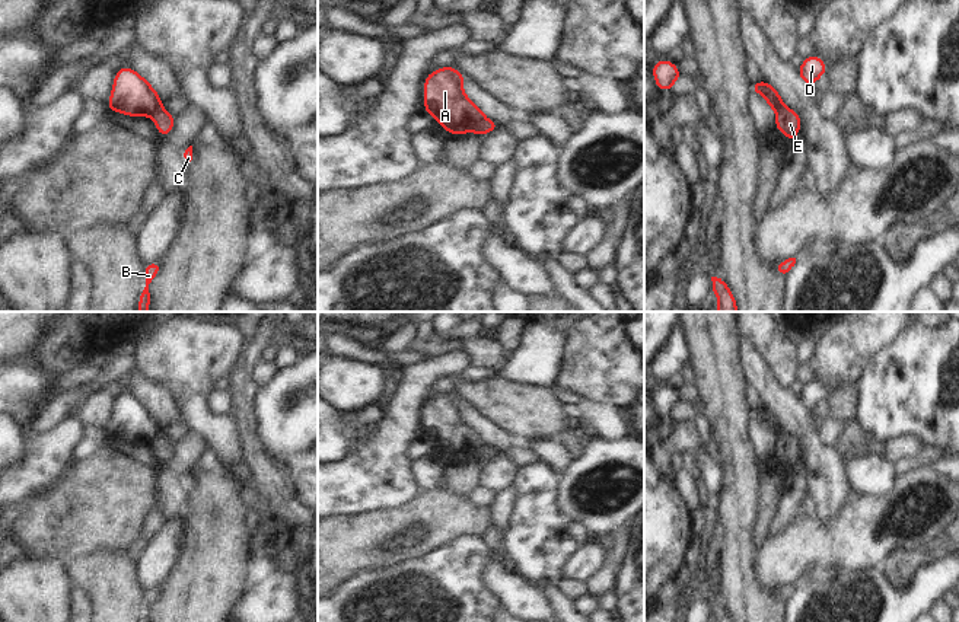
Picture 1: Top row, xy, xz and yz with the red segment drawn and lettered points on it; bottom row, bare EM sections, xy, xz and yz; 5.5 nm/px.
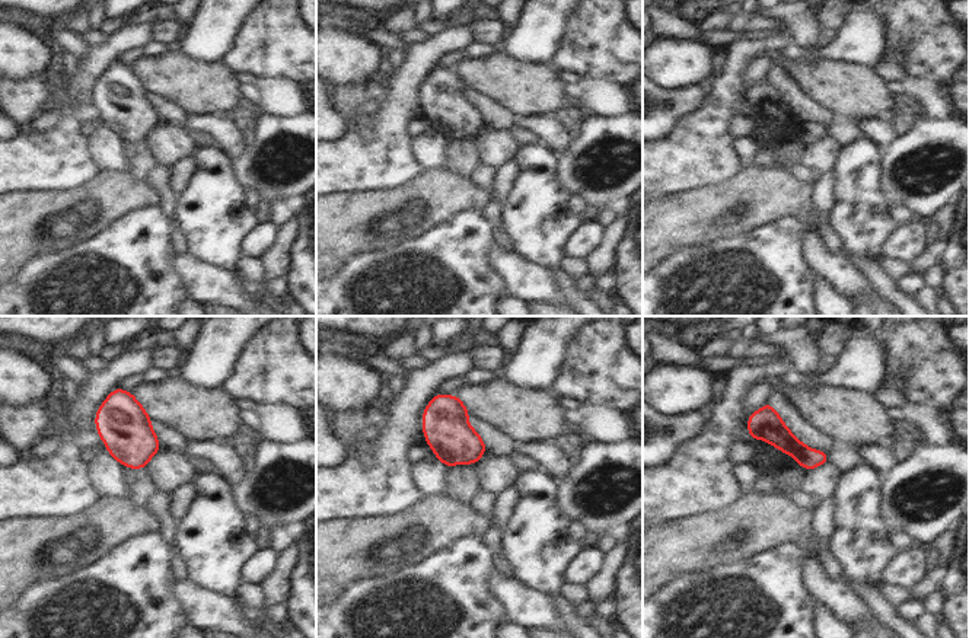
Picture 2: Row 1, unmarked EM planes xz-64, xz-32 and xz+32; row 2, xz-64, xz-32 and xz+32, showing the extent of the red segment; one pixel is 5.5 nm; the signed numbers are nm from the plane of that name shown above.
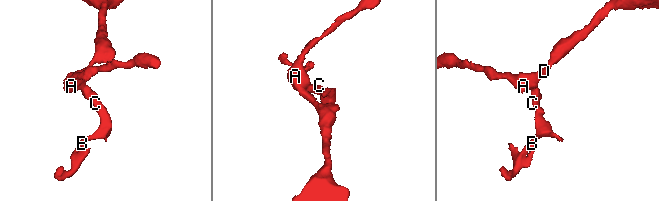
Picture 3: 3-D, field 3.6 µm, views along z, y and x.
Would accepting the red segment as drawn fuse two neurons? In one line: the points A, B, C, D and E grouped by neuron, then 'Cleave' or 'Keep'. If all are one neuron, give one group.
Groups: A D / B C E. Cleave

